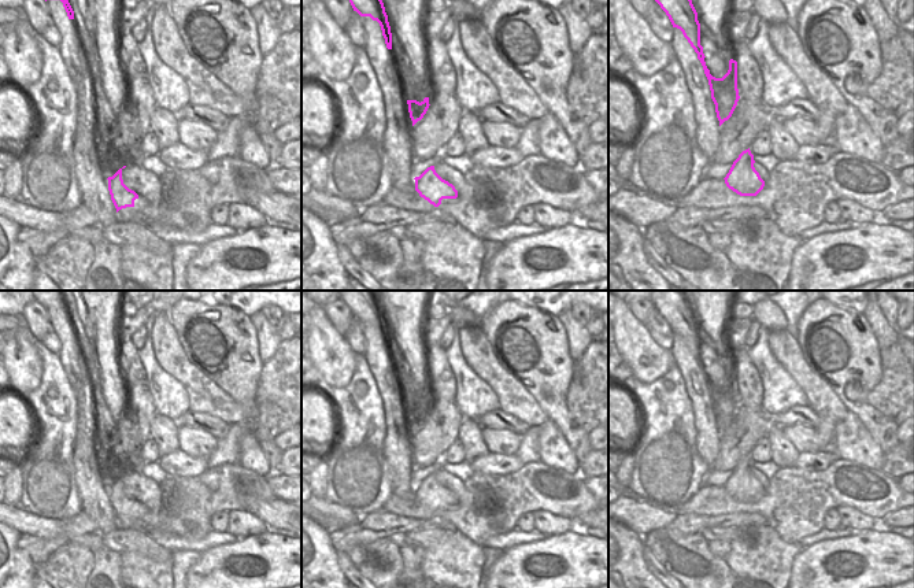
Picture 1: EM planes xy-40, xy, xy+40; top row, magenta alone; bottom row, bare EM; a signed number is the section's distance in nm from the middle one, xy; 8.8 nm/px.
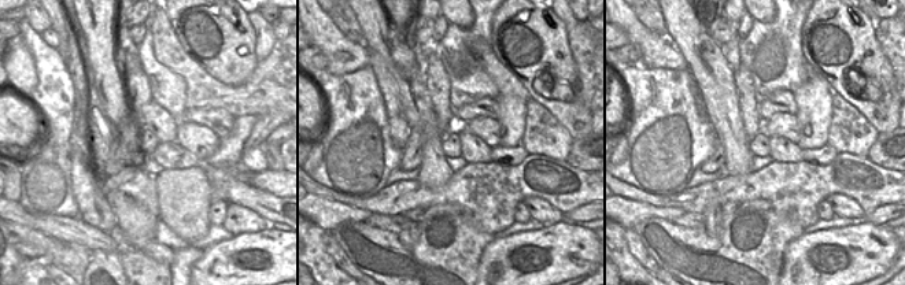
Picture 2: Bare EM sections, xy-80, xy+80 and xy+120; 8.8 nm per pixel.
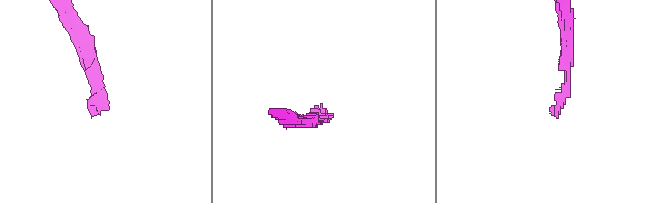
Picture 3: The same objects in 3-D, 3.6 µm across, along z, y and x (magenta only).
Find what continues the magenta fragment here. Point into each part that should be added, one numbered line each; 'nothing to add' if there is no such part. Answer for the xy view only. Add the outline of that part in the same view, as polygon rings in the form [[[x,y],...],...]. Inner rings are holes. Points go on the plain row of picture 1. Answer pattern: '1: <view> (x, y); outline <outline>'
1: xy (452, 483); outline [[[441,465],[437,466],[434,477],[443,487],[448,488],[455,493],[455,496],[458,498],[458,504],[467,500],[467,491],[463,481],[456,476],[445,471]],[[443,506],[441,511],[454,510],[456,506]]]

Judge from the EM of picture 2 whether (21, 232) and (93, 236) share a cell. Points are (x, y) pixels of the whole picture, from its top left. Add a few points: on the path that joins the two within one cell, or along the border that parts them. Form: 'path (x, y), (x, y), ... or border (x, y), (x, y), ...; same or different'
border (14, 222), (41, 230), (67, 243); different

